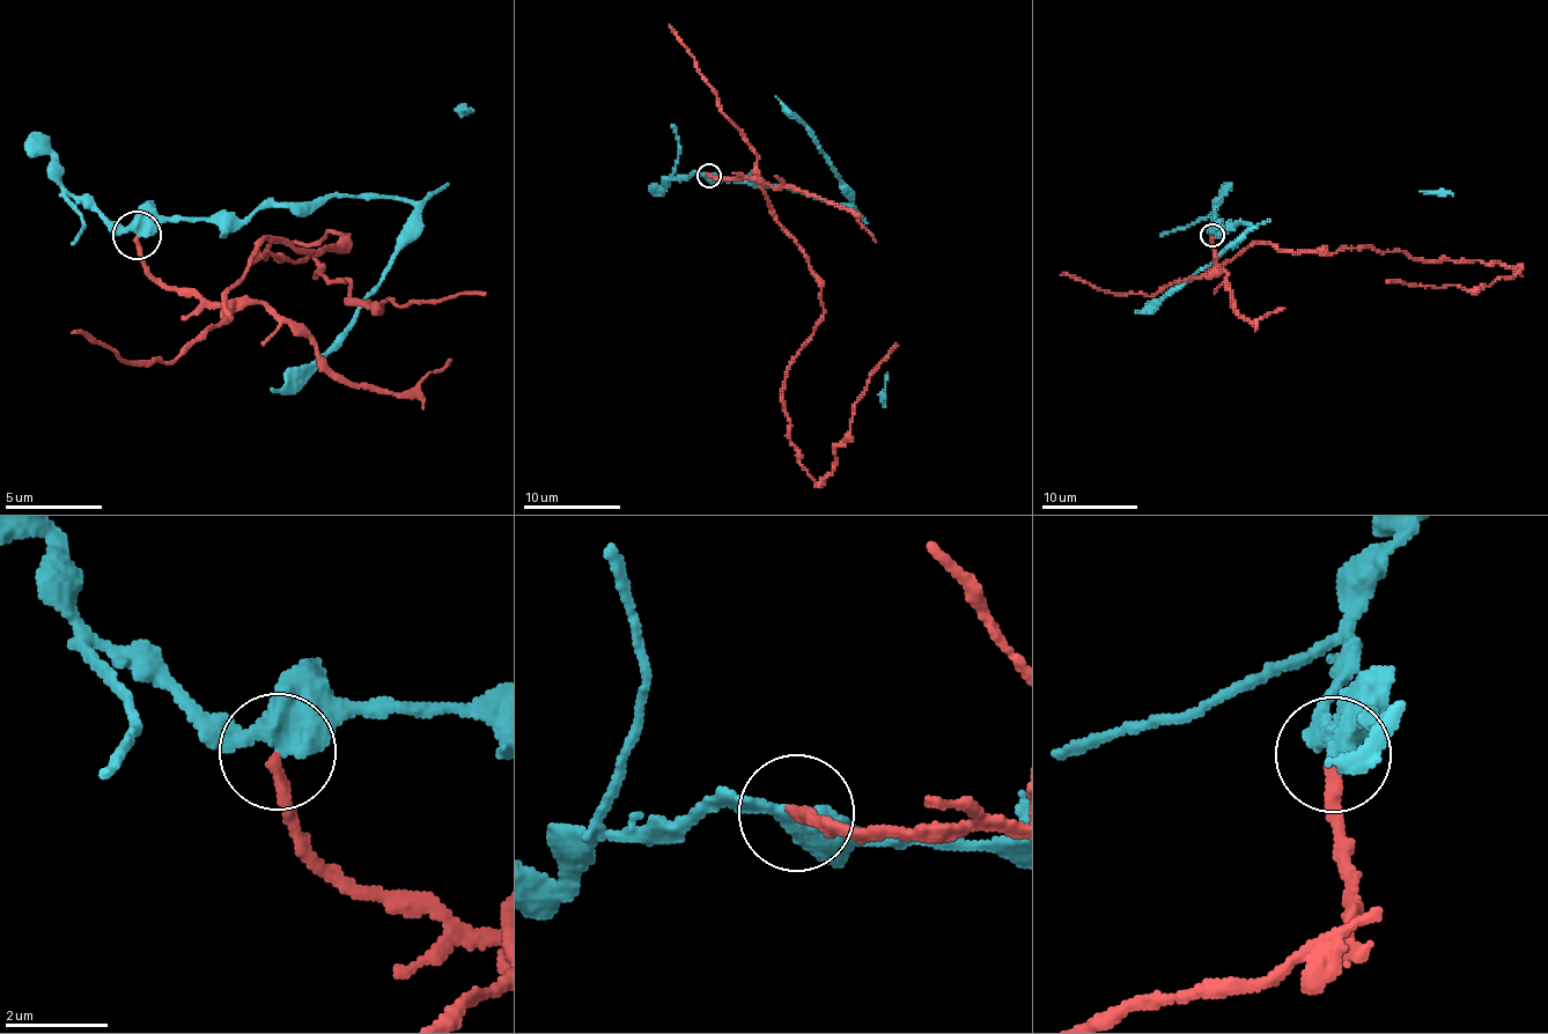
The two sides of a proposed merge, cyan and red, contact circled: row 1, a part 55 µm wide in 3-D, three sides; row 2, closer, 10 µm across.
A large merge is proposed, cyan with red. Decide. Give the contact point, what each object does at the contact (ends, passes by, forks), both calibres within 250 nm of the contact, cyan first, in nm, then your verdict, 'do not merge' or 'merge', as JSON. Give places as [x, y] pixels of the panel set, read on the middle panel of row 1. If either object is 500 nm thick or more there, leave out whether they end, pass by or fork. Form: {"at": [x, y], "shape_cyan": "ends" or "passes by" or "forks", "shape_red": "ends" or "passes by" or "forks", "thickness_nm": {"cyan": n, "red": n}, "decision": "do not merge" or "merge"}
{"at": [708, 175], "shape_cyan": "passes by", "shape_red": "ends", "thickness_nm": {"cyan": 400, "red": 240}, "decision": "do not merge"}

